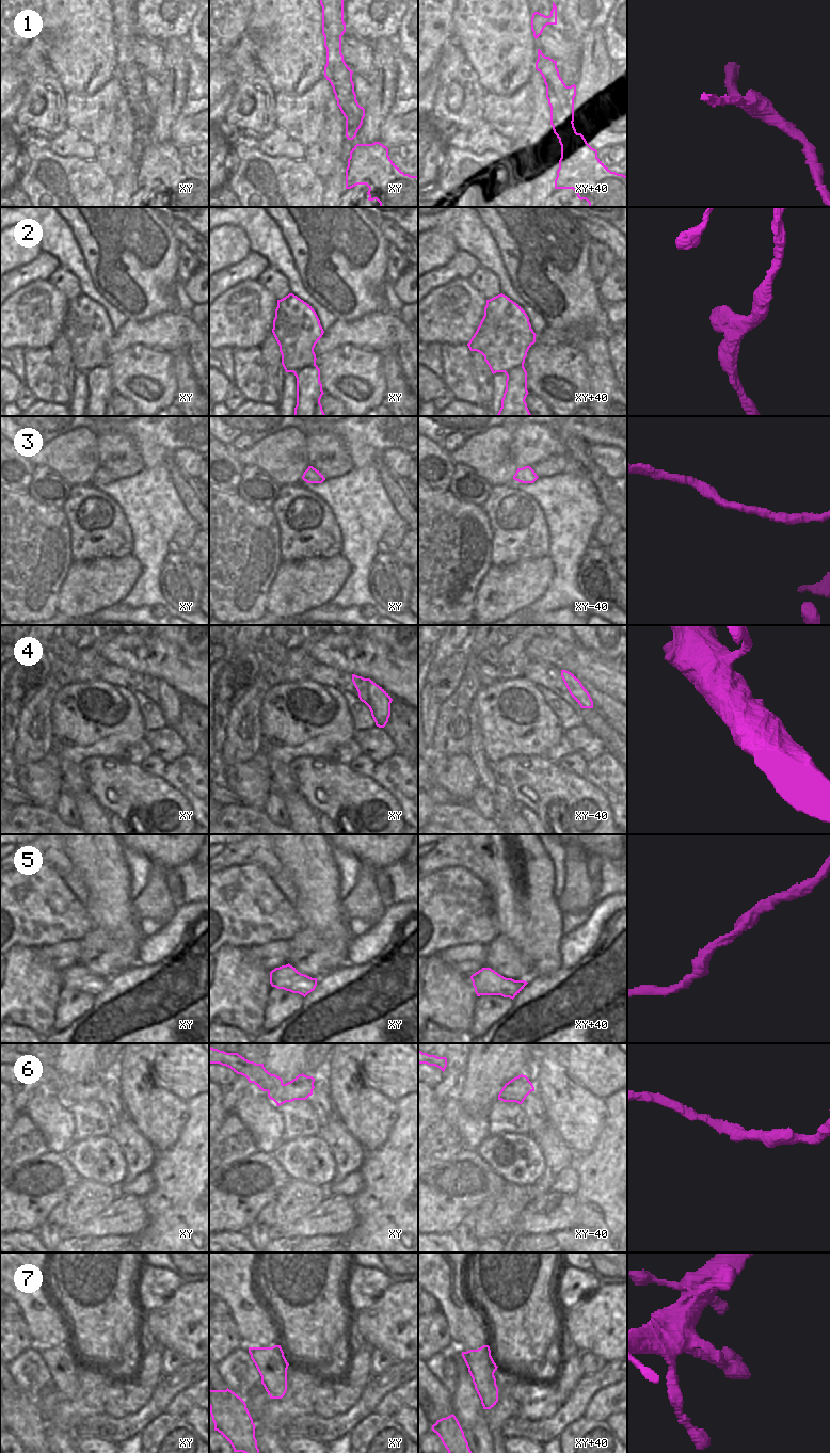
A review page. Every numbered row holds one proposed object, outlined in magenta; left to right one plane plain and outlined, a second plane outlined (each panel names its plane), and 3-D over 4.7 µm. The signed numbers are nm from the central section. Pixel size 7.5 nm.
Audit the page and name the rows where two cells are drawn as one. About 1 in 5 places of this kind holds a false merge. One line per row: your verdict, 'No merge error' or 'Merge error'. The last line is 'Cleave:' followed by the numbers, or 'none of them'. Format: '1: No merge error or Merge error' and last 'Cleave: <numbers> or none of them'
1: No merge error
2: No merge error
3: No merge error
4: No merge error
5: No merge error
6: No merge error
7: No merge error
Cleave: none of them

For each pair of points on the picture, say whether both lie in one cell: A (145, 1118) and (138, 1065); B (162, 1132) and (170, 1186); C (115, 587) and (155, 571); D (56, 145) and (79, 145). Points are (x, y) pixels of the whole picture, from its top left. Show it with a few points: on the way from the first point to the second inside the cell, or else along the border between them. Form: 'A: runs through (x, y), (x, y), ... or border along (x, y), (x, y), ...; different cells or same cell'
A: runs through (145, 1105), (145, 1099), (136, 1088), (137, 1078); same cell
B: border along (181, 1131), (179, 1136), (168, 1148), (157, 1151); different cells
C: border along (132, 554), (141, 565), (141, 574), (124, 597); different cells
D: runs through (61, 145), (74, 145); same cell

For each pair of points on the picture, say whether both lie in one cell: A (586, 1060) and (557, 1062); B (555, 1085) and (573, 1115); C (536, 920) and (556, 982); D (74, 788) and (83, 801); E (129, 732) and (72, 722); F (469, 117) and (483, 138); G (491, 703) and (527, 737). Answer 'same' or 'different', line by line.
A: different
B: same
C: different
D: different
E: same
F: different
G: same

